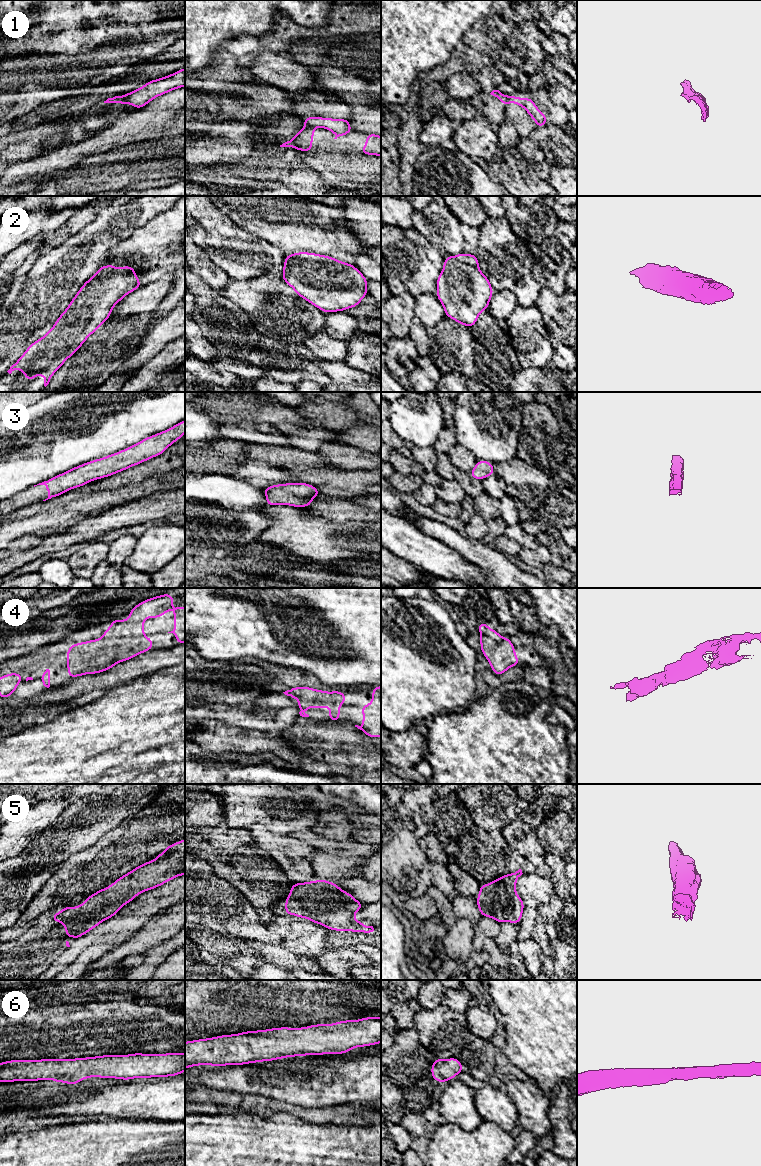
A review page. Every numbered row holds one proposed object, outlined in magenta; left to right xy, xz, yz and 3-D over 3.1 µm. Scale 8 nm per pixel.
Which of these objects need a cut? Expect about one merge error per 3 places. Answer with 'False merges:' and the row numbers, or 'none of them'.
False merges: 1

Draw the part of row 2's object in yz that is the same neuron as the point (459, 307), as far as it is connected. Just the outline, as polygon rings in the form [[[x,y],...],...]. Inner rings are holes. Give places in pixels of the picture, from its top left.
[[[460,253],[446,256],[443,270],[437,278],[436,296],[444,307],[445,316],[471,329],[483,310],[488,310],[493,288],[479,269],[479,260],[475,254]]]

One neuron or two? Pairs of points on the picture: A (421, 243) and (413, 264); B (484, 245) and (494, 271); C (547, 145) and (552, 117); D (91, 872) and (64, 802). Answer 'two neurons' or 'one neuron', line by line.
A: one neuron
B: one neuron
C: two neurons
D: two neurons

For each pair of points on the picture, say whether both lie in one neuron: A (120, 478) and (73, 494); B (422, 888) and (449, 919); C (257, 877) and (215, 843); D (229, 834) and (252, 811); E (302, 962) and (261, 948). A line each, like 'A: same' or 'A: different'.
A: same
B: different
C: same
D: different
E: same

